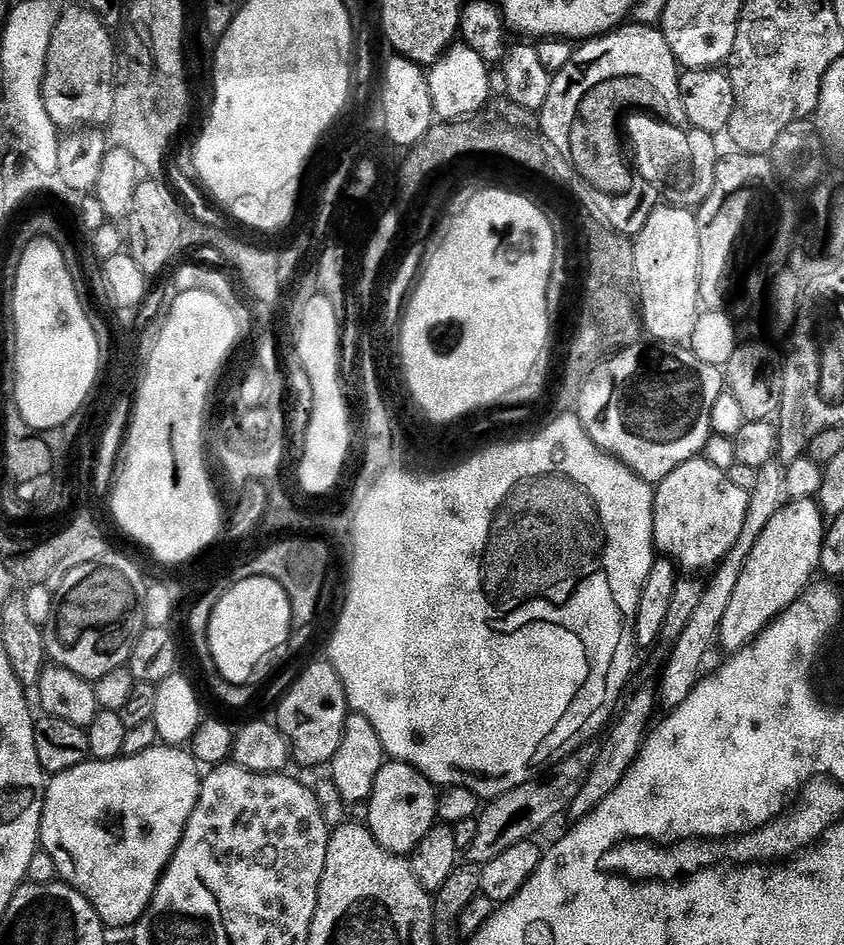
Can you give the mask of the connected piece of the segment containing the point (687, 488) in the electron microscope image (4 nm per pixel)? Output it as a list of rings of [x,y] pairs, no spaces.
[[[695,458],[684,463],[677,463],[675,470],[665,476],[655,485],[655,500],[653,502],[653,538],[655,551],[663,554],[669,560],[675,561],[681,569],[690,571],[711,569],[708,560],[718,565],[723,557],[737,544],[745,526],[746,514],[749,512],[751,493],[728,477],[725,469],[712,464],[711,459]]]

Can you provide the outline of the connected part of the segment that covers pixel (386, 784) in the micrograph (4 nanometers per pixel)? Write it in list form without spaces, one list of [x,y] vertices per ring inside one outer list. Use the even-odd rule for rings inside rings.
[[[389,759],[378,770],[378,778],[374,782],[371,797],[366,804],[366,807],[368,807],[367,827],[371,828],[372,833],[376,836],[377,842],[388,852],[412,854],[416,851],[416,845],[420,844],[426,838],[428,832],[437,823],[436,792],[438,792],[437,785],[433,784],[417,768],[413,768],[410,764],[404,764],[400,760]]]

